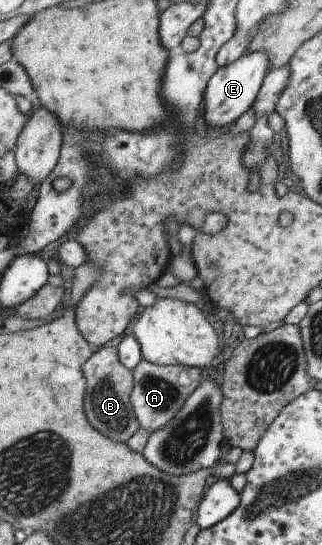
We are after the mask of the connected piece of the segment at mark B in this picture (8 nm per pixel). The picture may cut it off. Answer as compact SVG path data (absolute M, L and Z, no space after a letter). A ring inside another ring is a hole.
M100 347L85 363L85 378L89 382L89 398L85 400L89 420L97 430L107 434L113 440L127 442L142 424L132 405L132 392L136 386L134 371L121 362L118 347Z

